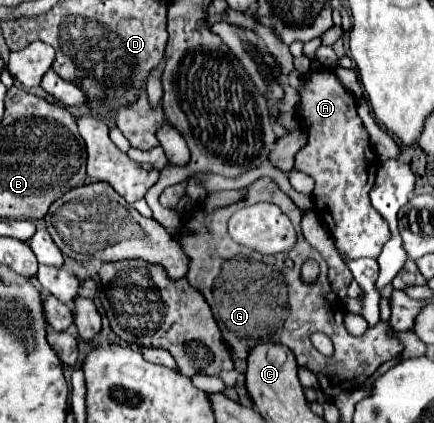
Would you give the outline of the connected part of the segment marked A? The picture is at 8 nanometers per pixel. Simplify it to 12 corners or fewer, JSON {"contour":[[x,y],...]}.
{"contour":[[332,70],[300,90],[294,170],[348,258],[390,238],[354,96]]}

